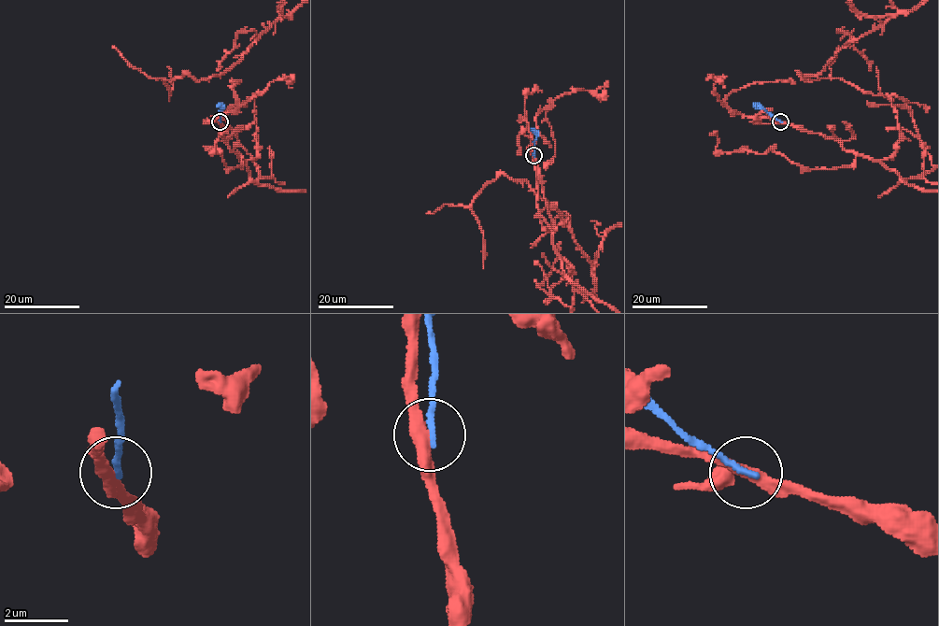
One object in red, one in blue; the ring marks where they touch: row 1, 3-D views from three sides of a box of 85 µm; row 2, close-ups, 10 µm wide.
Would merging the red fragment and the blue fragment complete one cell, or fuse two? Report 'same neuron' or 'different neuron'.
different neuron

